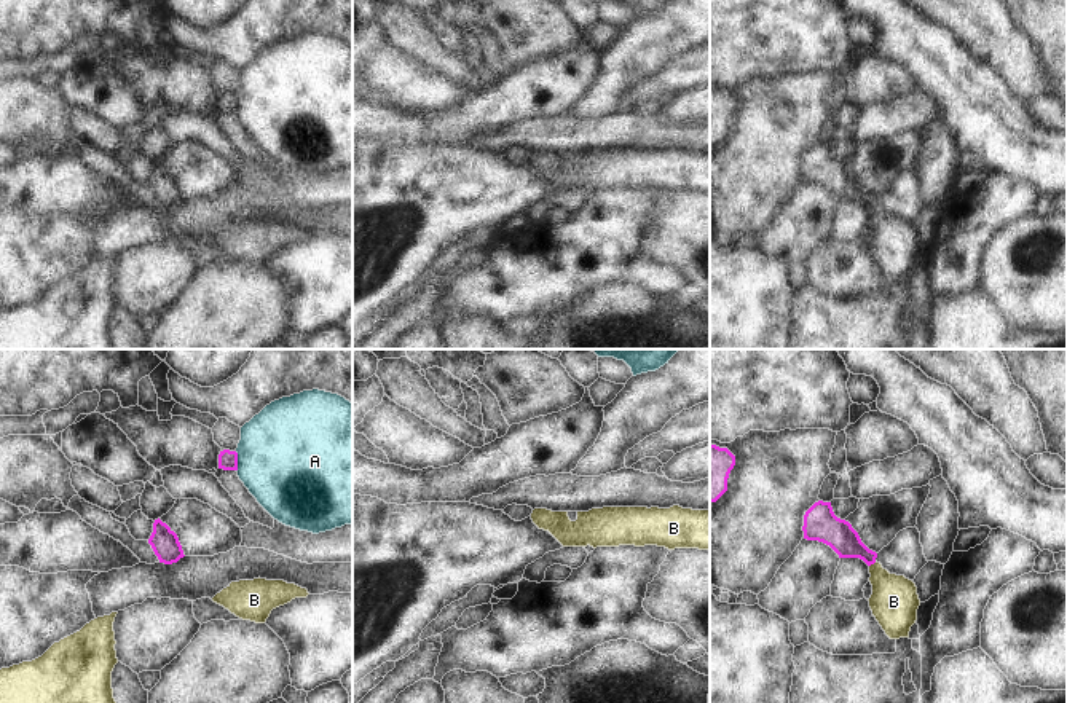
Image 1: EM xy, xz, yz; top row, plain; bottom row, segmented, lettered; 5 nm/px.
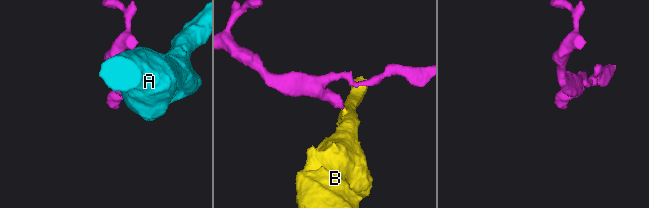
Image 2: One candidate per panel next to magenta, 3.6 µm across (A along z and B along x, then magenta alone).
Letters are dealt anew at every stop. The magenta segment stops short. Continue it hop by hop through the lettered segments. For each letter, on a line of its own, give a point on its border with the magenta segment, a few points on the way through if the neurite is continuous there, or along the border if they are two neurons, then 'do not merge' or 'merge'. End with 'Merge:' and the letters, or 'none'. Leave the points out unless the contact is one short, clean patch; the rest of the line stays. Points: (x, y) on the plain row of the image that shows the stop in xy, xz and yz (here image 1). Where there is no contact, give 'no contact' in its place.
A: xy (236, 104) | do not merge
B: yz (873, 206) | across yz (836, 176), (873, 206), (892, 236), (893, 244) | merge
Merge: B

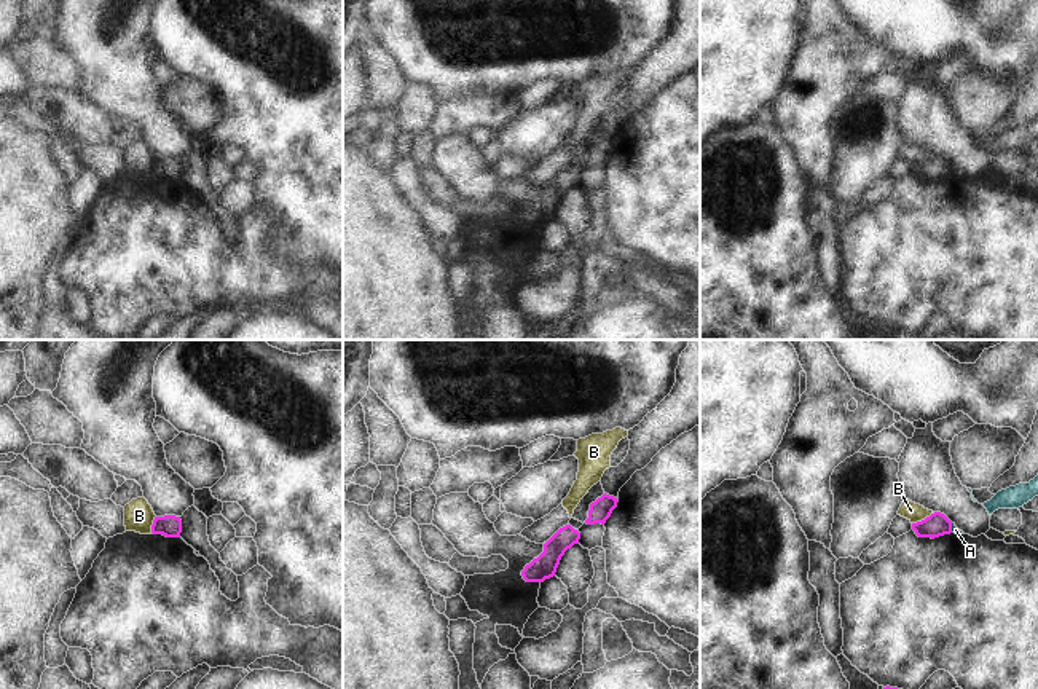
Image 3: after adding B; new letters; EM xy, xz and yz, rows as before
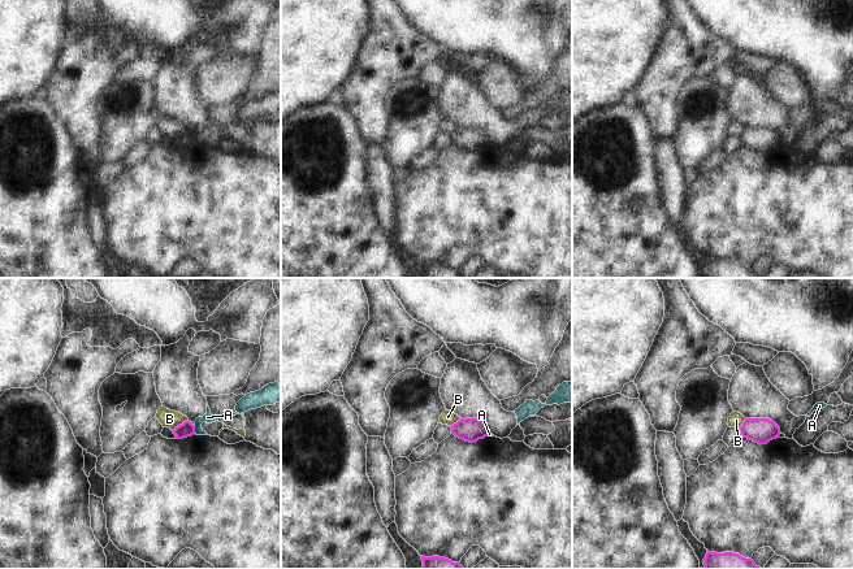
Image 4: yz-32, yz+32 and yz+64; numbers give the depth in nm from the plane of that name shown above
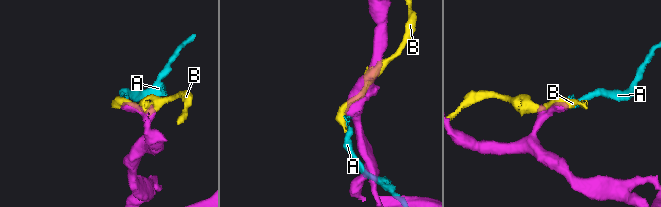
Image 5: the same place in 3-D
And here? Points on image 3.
A: yz (951, 171) | along yz (951, 166), (952, 174) | do not merge
B: yz (925, 161) | along yz (935, 155), (912, 166) | do not merge
Merge: none

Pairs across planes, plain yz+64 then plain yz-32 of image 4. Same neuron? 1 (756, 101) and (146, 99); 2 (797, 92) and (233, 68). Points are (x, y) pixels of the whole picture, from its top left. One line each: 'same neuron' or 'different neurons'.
1: different neurons
2: same neuron

